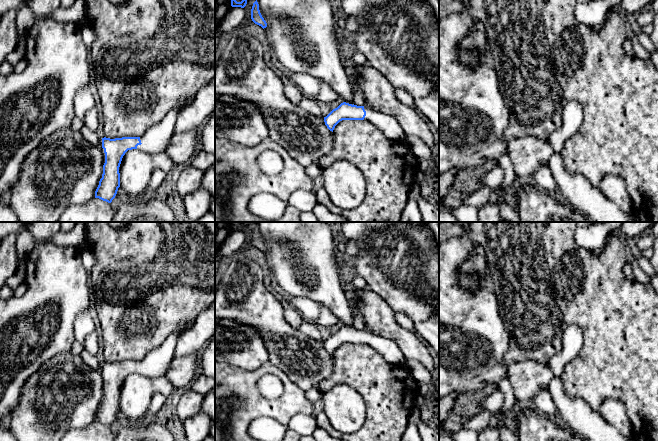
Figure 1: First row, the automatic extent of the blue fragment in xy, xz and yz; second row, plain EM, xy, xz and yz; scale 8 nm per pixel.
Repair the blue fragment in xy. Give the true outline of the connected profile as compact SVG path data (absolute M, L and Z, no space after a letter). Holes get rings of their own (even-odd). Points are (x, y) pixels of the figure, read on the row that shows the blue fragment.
M183 106L171 109L159 122L152 125L141 137L102 138L105 153L102 178L95 191L95 198L111 203L120 187L119 167L128 150L137 149L150 154L162 153L174 133Z

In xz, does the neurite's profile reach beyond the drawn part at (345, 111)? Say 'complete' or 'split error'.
split error

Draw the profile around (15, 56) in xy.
M15 49L14 51L12 51L11 53L9 53L6 56L6 61L14 66L16 63L18 63L24 57L25 57L25 55L23 53L21 53L17 49Z

